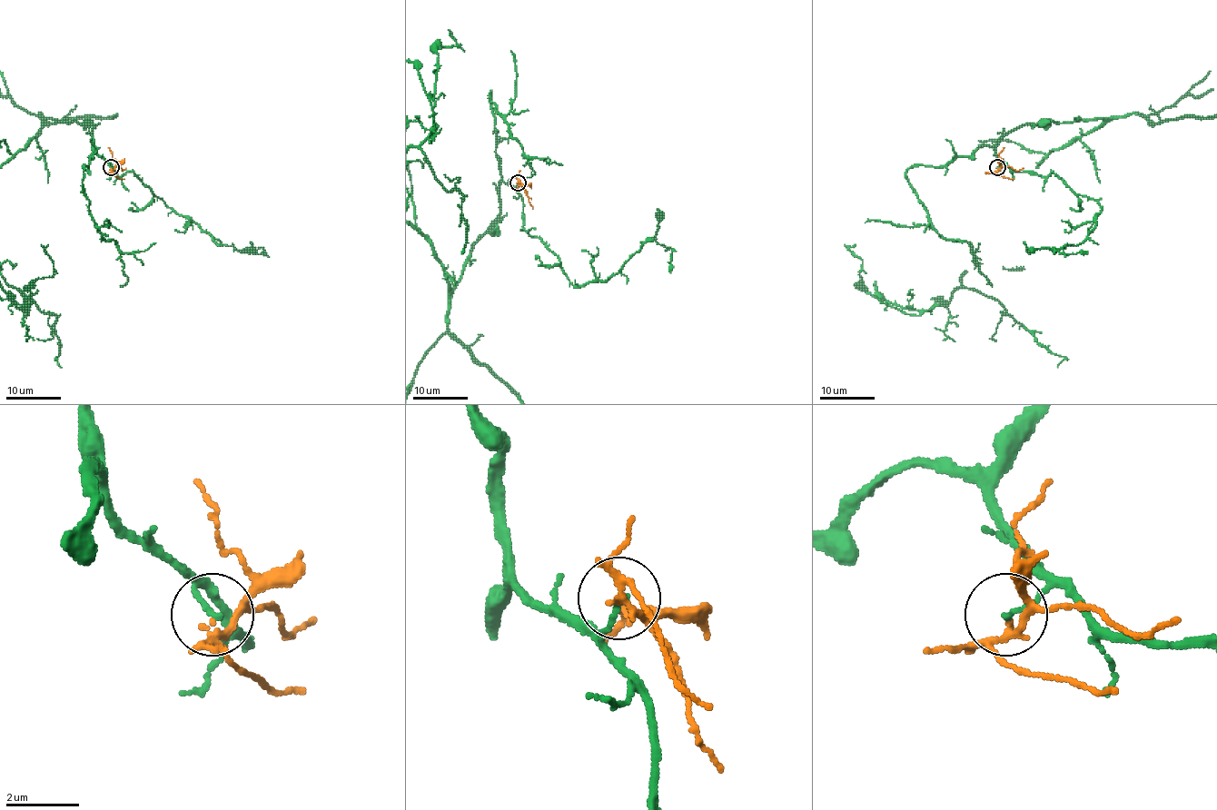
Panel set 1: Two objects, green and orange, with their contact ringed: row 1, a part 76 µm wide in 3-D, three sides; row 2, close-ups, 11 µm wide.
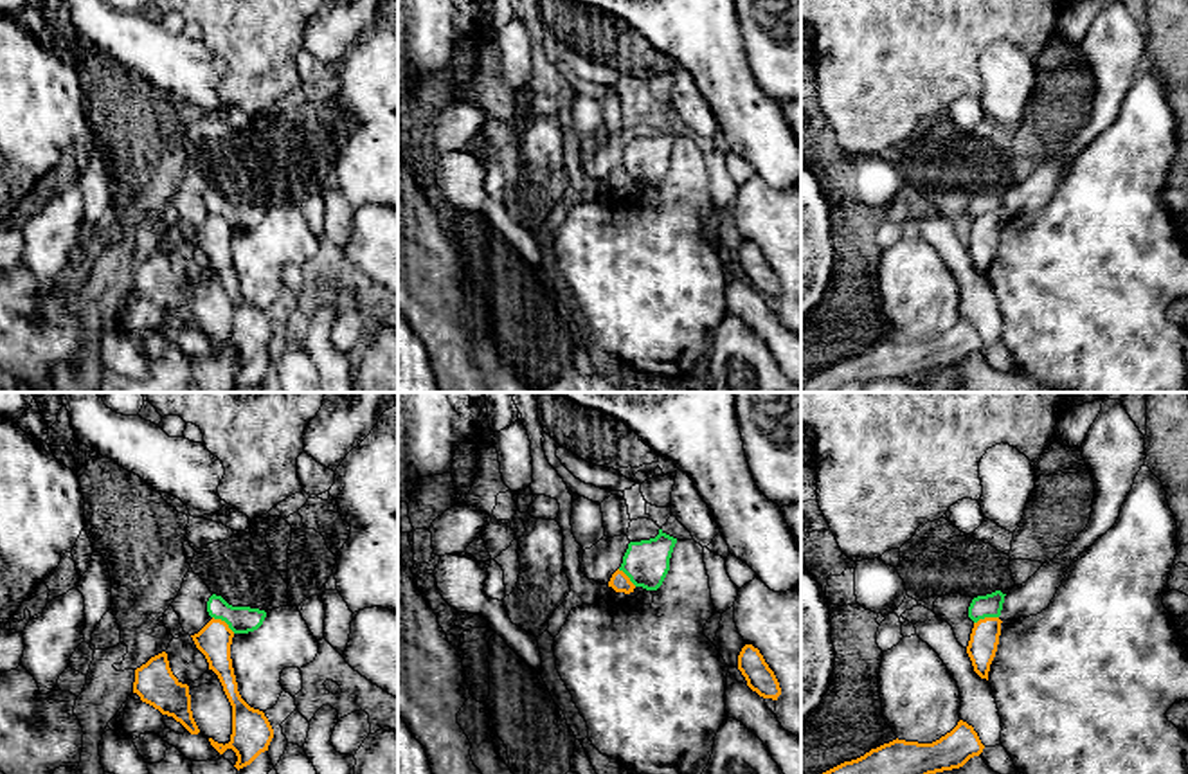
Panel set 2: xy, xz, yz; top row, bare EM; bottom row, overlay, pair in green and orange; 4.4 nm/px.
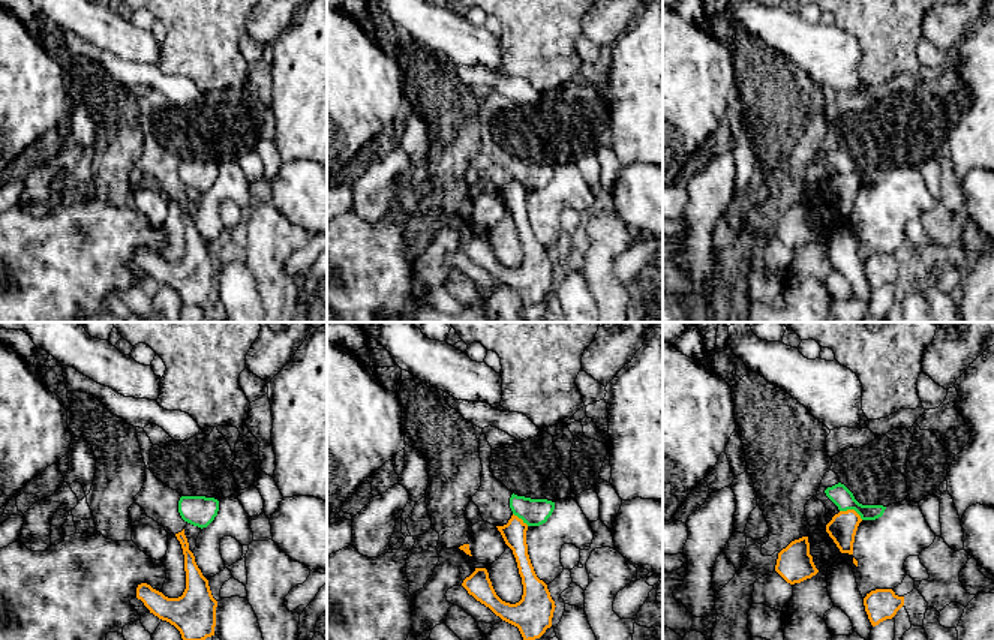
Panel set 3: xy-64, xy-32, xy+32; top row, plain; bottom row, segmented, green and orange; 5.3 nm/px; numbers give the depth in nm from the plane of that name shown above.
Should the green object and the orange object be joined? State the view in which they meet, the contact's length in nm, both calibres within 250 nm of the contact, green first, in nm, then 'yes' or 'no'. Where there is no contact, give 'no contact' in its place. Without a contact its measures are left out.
meets green in yz; contact 120 nm long; 110 nm thick on the green side, 130 nm on the other; no

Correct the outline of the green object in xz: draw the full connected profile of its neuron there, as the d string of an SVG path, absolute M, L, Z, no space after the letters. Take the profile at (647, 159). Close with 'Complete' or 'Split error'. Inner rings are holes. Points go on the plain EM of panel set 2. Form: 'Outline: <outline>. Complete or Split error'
Outline: M659 126L650 137L630 139L619 167L623 167L635 184L657 187L668 167L677 135Z. Complete

